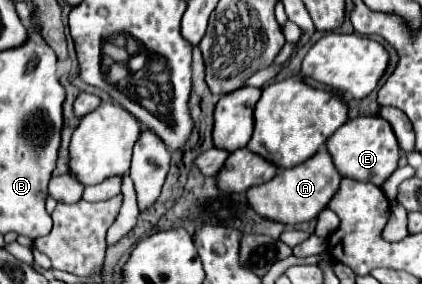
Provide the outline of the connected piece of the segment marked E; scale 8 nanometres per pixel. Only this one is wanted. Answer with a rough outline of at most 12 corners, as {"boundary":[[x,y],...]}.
{"boundary":[[378,116],[348,120],[326,142],[344,178],[380,186],[400,148]]}

